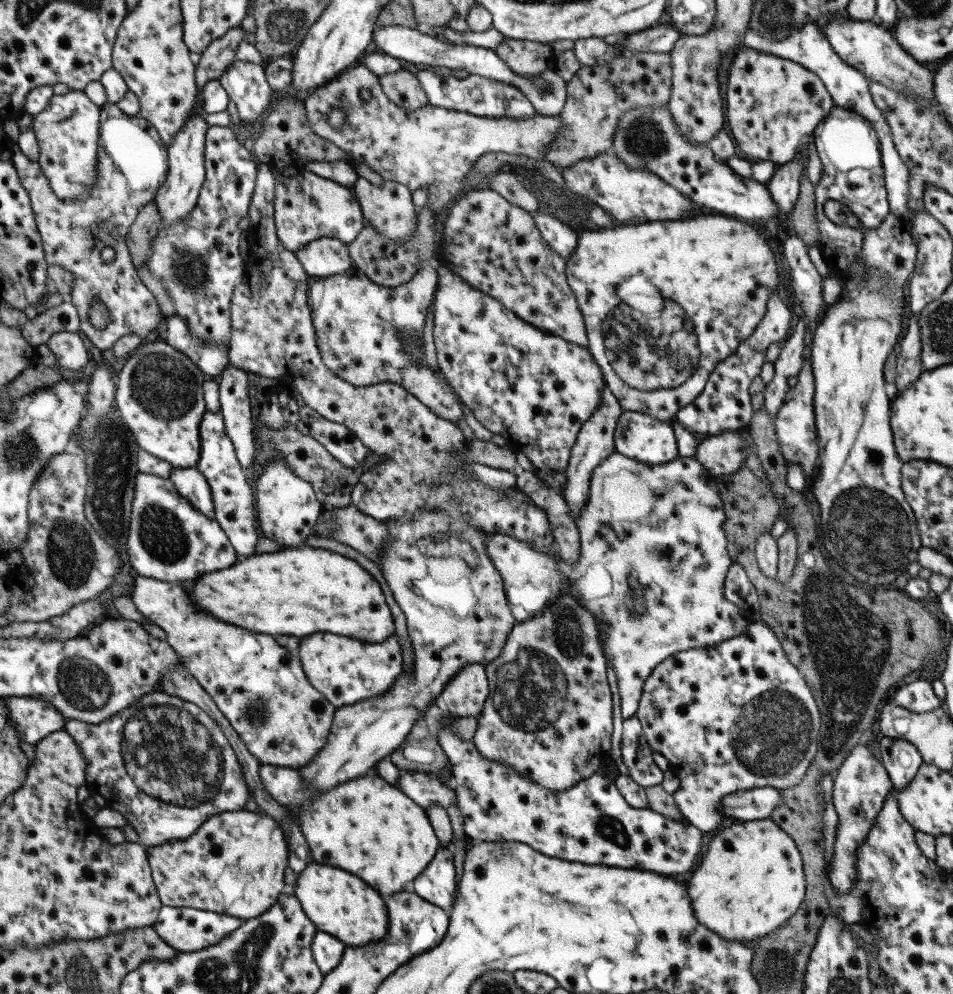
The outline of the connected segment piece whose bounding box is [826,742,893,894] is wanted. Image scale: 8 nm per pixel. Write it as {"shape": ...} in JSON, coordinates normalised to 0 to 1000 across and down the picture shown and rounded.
{"shape":[[[899,747],[885,764],[885,767],[874,778],[874,793],[872,793],[872,808],[878,818],[878,833],[876,833],[876,848],[873,854],[873,867],[868,873],[867,882],[872,888],[875,898],[893,897],[896,885],[896,857],[905,849],[908,840],[912,839],[914,830],[918,828],[920,816],[927,812],[931,796],[936,794],[935,785],[920,758],[914,757],[912,751]]]}

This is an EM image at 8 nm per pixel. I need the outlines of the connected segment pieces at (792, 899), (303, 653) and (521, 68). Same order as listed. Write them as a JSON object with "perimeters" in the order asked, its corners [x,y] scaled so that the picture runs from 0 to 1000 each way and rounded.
{"perimeters":[[[[796,824],[789,826],[769,827],[765,831],[758,831],[754,835],[746,838],[743,844],[743,849],[740,851],[740,859],[736,861],[736,867],[733,871],[725,877],[723,885],[719,890],[721,903],[724,906],[724,913],[729,926],[733,930],[738,930],[740,934],[744,934],[746,938],[750,938],[754,944],[759,946],[773,946],[776,949],[786,951],[796,944],[801,944],[805,939],[811,938],[814,934],[817,934],[820,930],[824,929],[836,915],[843,907],[844,895],[846,886],[844,883],[844,877],[842,875],[842,864],[839,858],[835,853],[834,847],[830,844],[822,834],[816,832],[811,825]]],[[[343,636],[324,638],[314,646],[314,666],[324,688],[352,712],[402,699],[423,675],[421,657],[414,637],[393,648]]],[[[528,36],[526,44],[518,48],[519,54],[533,64],[538,74],[563,78],[576,67],[576,56],[581,53],[576,43],[538,40]]]]}

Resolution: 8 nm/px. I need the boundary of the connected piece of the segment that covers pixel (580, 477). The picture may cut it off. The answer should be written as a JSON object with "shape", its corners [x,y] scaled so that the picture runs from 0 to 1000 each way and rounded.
{"shape":[[[635,388],[629,408],[620,414],[618,423],[605,435],[604,444],[602,445],[602,449],[599,450],[597,463],[595,464],[593,490],[588,495],[591,505],[595,509],[595,513],[597,513],[597,519],[601,523],[610,519],[610,515],[612,515],[612,511],[614,511],[614,507],[616,506],[617,496],[619,495],[618,483],[620,481],[620,475],[631,463],[635,463],[644,454],[643,435],[653,412],[648,403]]]}

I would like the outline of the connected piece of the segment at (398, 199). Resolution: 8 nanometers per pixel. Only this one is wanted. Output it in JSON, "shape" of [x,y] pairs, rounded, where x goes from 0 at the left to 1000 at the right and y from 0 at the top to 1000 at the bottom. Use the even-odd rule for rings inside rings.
{"shape":[[[376,178],[370,193],[379,208],[382,225],[387,224],[389,228],[393,228],[396,234],[414,244],[423,244],[431,238],[438,226],[438,213],[431,203],[430,191],[426,187],[408,181],[404,181],[400,187],[391,187],[386,181]]]}

